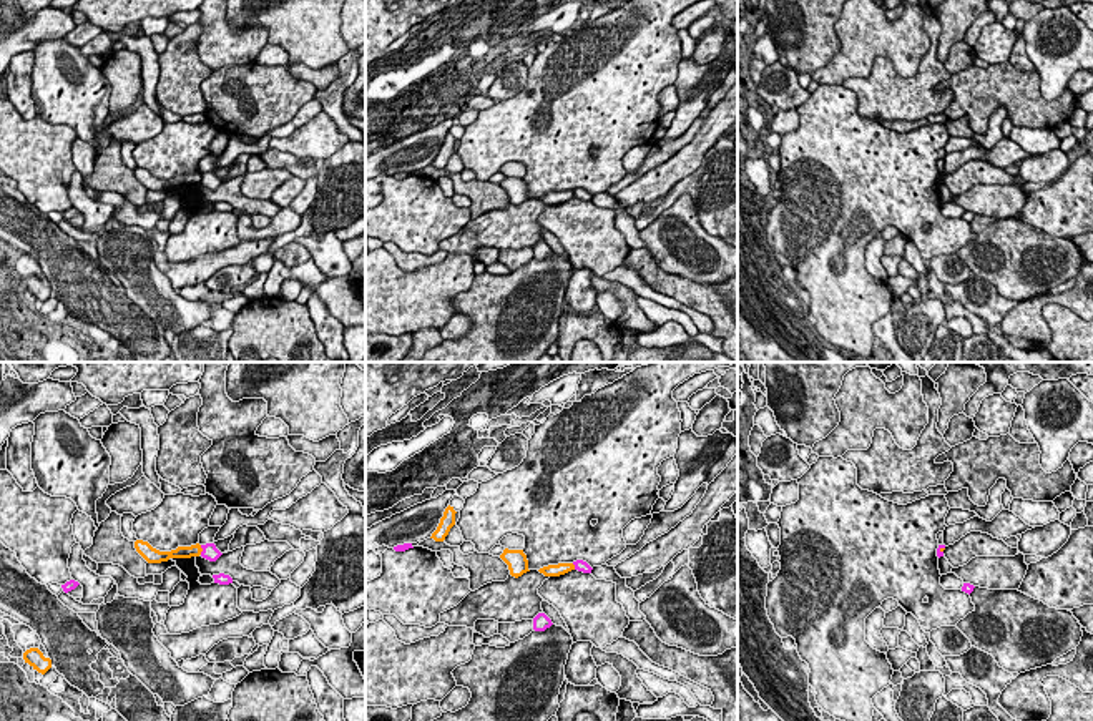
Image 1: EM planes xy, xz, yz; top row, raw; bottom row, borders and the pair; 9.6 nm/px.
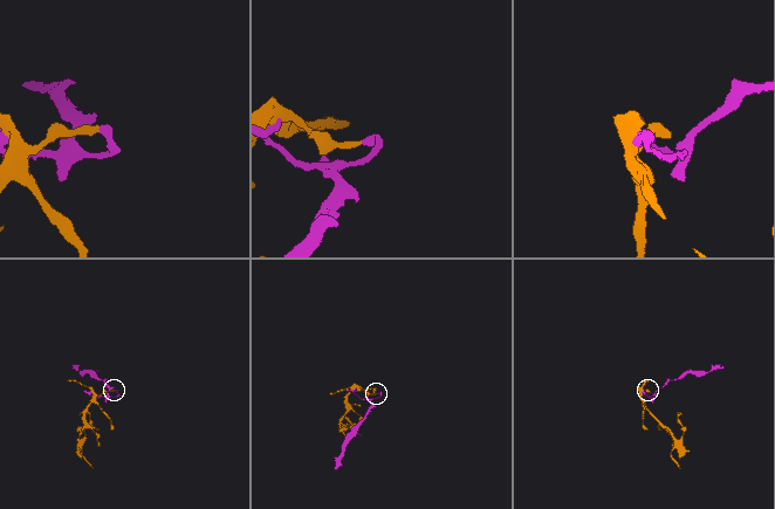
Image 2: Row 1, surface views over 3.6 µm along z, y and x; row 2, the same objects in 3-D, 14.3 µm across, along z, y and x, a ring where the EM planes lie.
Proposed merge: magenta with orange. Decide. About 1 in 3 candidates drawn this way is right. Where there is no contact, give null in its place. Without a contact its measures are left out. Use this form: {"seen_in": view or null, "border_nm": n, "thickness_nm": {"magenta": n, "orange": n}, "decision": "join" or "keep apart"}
{"seen_in": "xy", "border_nm": 100, "thickness_nm": {"magenta": 160, "orange": 130}, "decision": "keep apart"}

